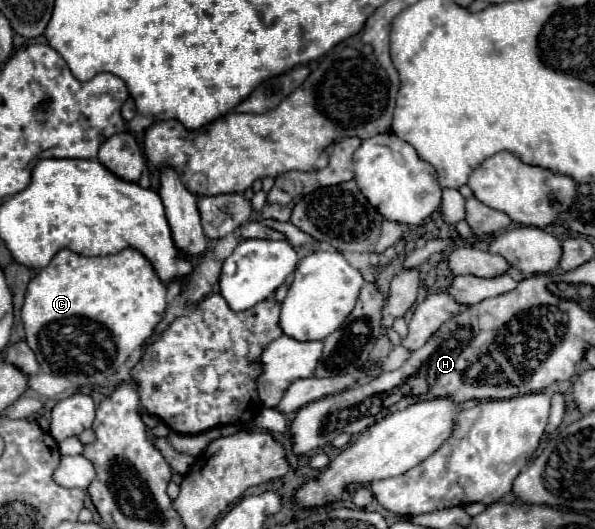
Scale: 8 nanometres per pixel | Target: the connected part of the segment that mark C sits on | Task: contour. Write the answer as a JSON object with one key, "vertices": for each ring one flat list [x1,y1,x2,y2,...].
{"vertices":[[133,247,115,255,83,257,69,249,61,249,47,269,43,269,27,287,21,319,25,325,27,345,37,355,45,373,65,377,75,387,95,387,111,377,129,355,147,343,155,325,167,307,167,283,163,283,151,261]]}

